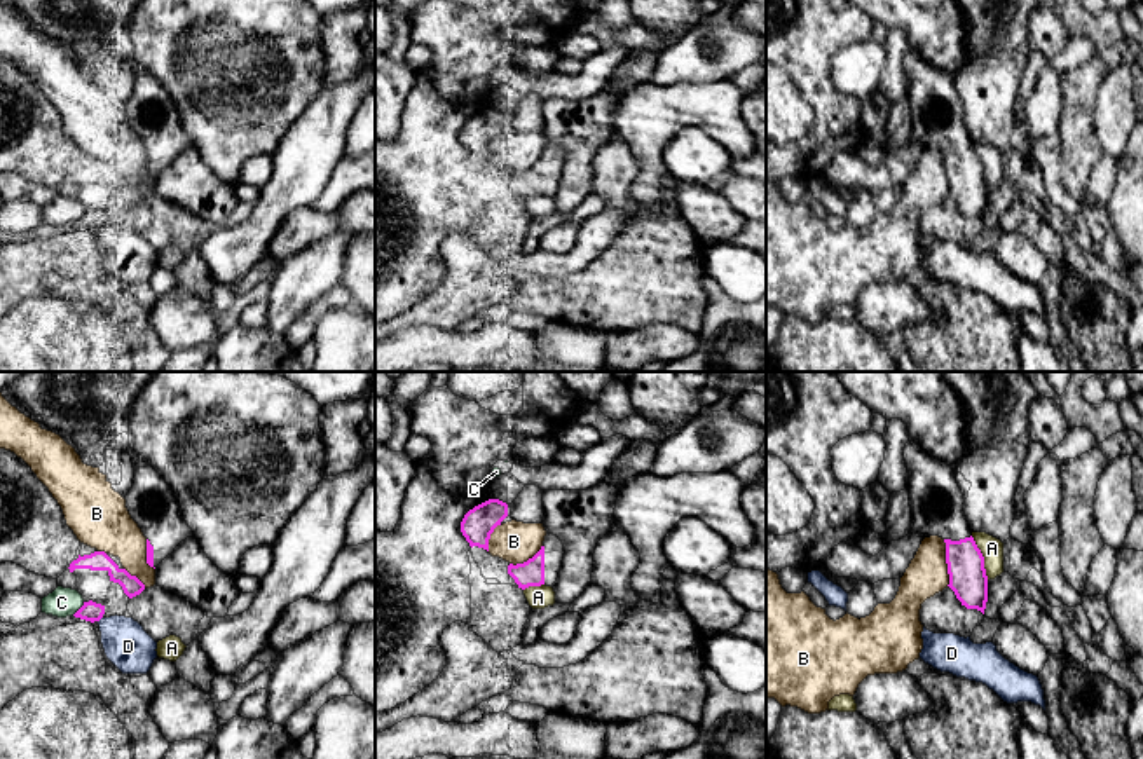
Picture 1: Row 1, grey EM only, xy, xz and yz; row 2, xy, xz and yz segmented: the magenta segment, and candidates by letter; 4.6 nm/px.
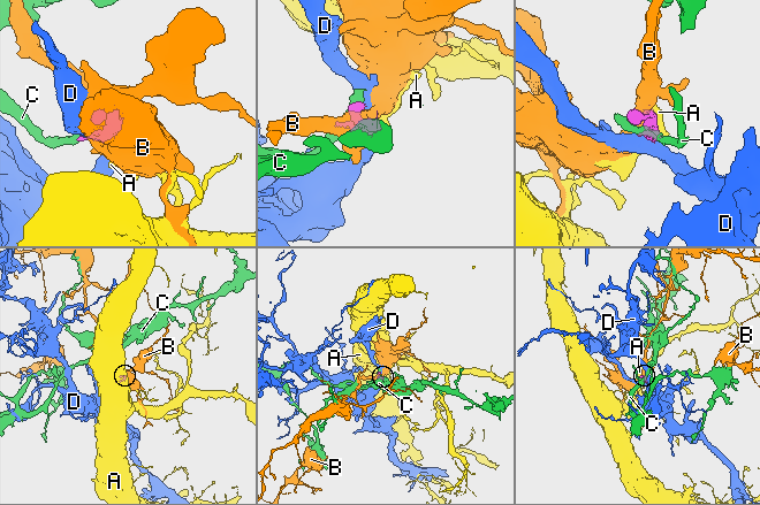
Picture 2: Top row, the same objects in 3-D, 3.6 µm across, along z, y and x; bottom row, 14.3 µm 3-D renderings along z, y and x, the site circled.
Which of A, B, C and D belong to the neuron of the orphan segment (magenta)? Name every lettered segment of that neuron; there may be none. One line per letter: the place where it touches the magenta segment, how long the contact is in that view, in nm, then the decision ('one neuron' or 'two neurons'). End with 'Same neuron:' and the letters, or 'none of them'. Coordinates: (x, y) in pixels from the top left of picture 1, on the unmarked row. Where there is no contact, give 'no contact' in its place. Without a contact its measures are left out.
A: meets magenta in yz at (983, 168); contact 220 nm long; two neurons
B: meets magenta in yz at (946, 171); contact 220 nm long; two neurons
C: meets magenta in xy at (79, 218); contact 90 nm long; two neurons
D: meets magenta in xy at (100, 227); contact 40 nm long; two neurons
Same neuron: none of them

